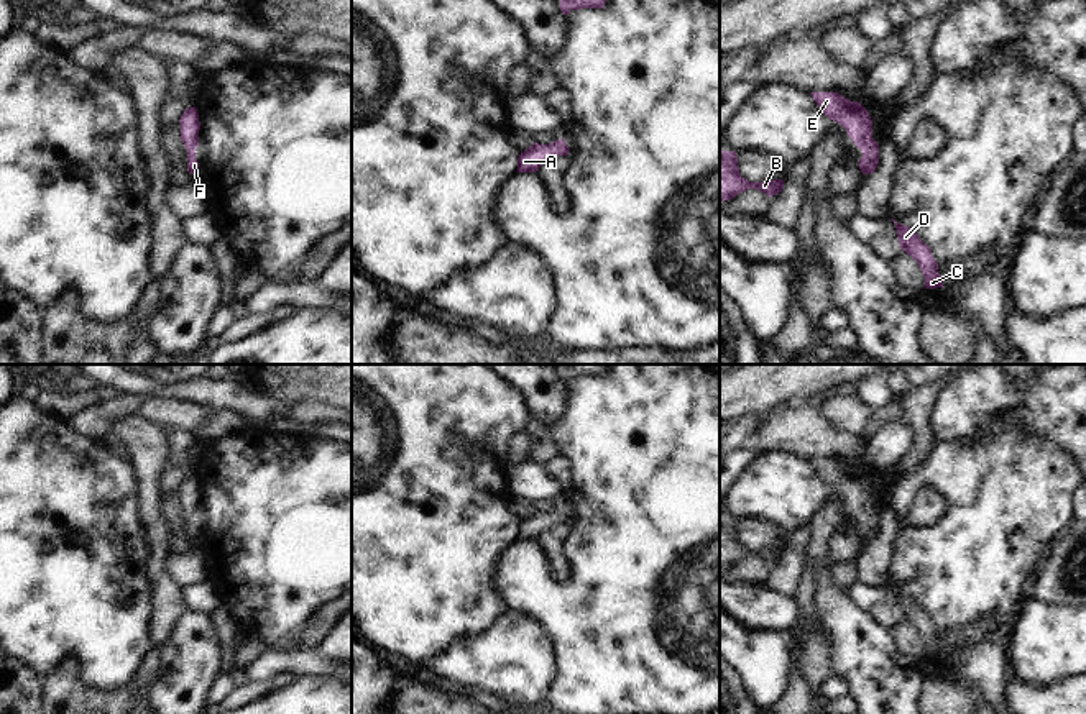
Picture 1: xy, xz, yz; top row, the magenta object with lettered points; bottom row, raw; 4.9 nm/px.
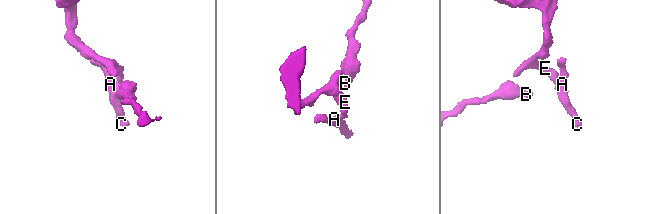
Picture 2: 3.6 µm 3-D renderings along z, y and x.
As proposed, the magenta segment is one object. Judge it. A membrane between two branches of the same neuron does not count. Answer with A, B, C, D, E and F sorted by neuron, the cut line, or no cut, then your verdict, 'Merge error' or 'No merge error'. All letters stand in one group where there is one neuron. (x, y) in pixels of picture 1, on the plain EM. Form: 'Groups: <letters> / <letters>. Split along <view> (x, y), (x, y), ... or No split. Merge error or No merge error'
Groups: A B C D E F. No split. No merge error.

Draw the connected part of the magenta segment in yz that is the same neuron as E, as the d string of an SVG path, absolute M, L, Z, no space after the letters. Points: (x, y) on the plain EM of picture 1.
M810 460L823 481L840 491L853 510L863 519L859 537L872 542L879 532L879 512L872 506L872 487L869 479L859 471L844 466L838 460Z

